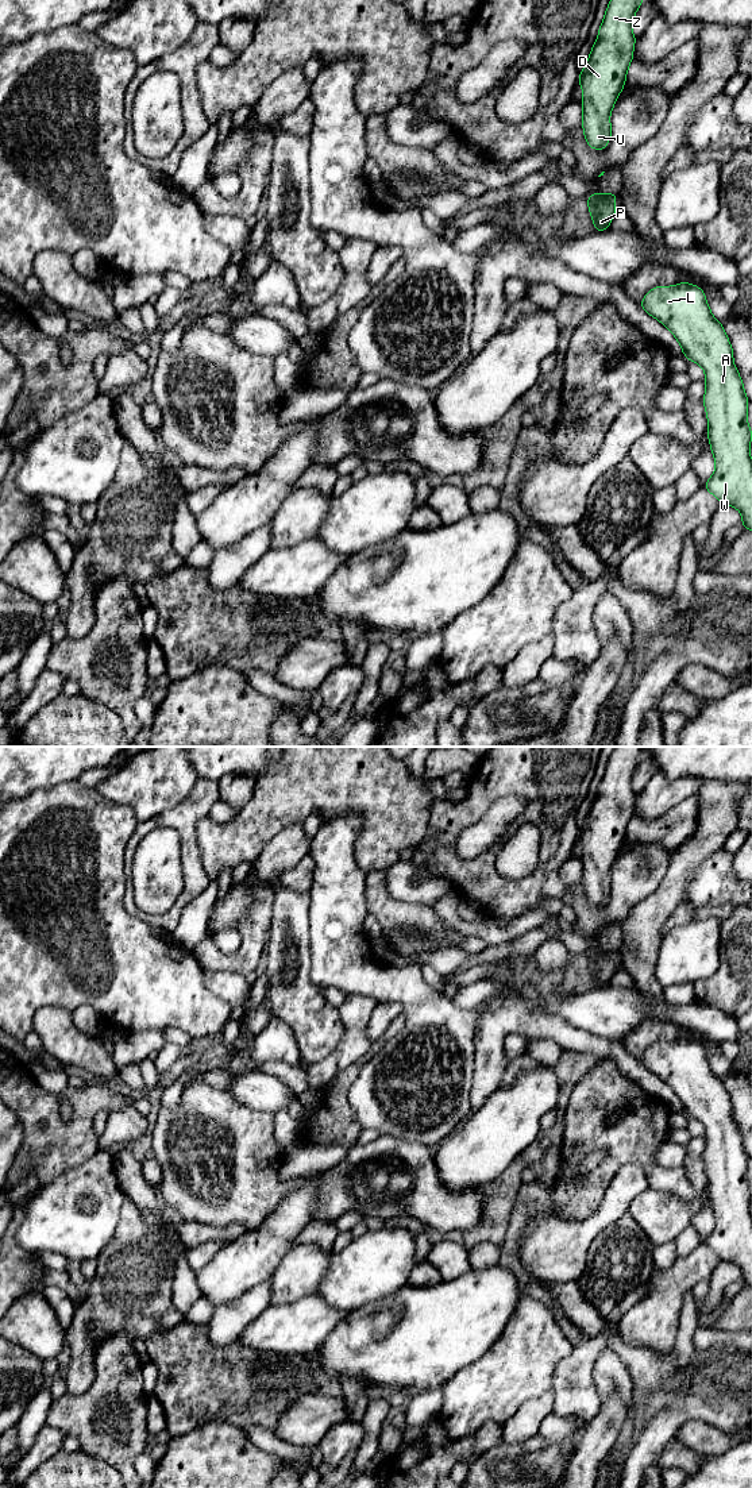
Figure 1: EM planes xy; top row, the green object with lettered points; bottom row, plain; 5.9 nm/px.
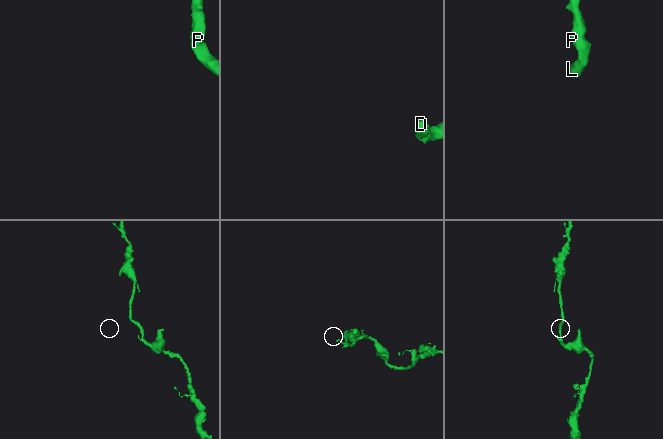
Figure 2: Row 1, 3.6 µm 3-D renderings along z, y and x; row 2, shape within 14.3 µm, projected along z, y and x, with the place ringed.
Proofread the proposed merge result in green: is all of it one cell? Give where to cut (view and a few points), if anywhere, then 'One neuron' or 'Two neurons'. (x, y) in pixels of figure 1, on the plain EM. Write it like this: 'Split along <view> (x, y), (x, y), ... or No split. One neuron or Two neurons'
No split. One neuron

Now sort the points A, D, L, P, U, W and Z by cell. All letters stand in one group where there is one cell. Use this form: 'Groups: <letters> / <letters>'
Groups: A D L P U W Z

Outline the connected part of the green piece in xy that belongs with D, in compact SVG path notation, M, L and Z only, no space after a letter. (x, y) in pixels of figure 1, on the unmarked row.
M616 747L609 758L585 825L579 829L582 883L589 903L603 906L610 897L610 868L625 843L636 793L632 778L645 747Z

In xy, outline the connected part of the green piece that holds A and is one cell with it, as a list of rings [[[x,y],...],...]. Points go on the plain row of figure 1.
[[[689,1038],[656,1042],[644,1052],[640,1063],[672,1088],[687,1117],[705,1126],[702,1159],[716,1217],[716,1226],[705,1245],[722,1261],[738,1265],[741,1281],[752,1287],[749,1157],[724,1083],[713,1073],[705,1048]]]

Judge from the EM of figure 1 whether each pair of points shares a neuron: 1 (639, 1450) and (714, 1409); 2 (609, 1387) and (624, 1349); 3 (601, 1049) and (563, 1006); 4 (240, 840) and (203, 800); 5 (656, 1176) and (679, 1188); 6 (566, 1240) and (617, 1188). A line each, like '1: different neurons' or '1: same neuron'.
1: same neuron
2: different neurons
3: different neurons
4: different neurons
5: same neuron
6: same neuron

